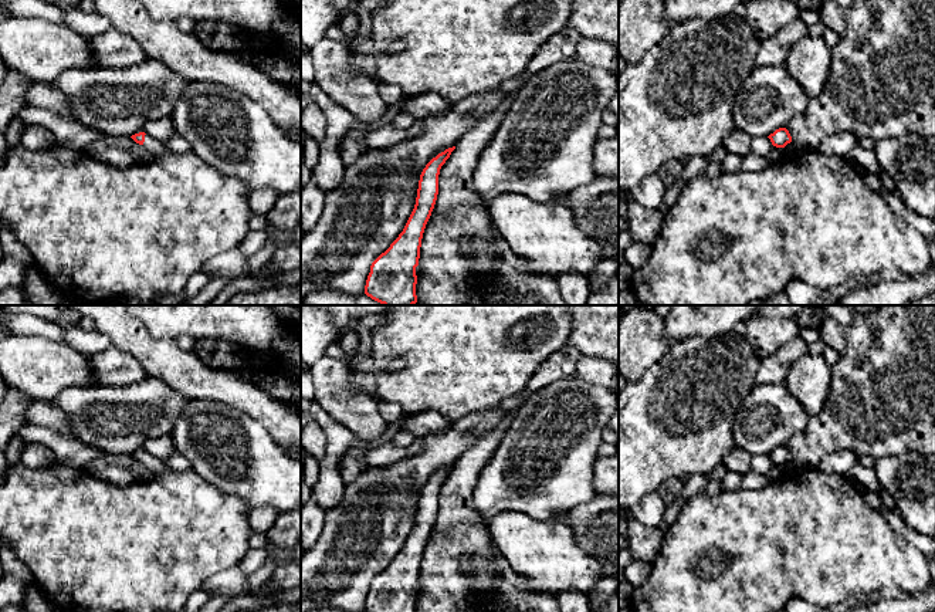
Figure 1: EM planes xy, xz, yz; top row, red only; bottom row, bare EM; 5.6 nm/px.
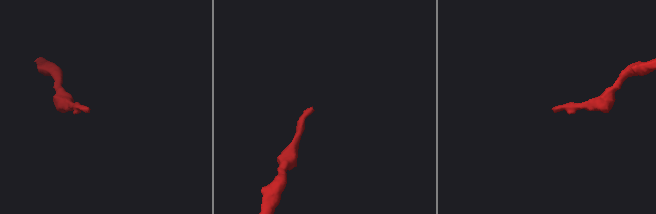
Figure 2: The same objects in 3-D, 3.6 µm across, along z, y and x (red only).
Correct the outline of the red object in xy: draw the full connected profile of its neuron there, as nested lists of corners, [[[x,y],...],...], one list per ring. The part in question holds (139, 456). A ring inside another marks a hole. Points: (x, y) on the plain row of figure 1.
[[[145,450],[135,452],[131,456],[136,461],[143,463],[155,474],[165,474],[165,473],[172,471],[167,469],[163,459],[153,457],[152,454],[146,453]]]

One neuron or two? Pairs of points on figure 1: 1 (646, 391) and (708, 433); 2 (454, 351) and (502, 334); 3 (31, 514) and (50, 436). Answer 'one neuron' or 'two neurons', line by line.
1: one neuron
2: one neuron
3: two neurons

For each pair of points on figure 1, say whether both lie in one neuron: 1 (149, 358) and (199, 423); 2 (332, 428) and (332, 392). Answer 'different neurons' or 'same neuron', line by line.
1: different neurons
2: different neurons

